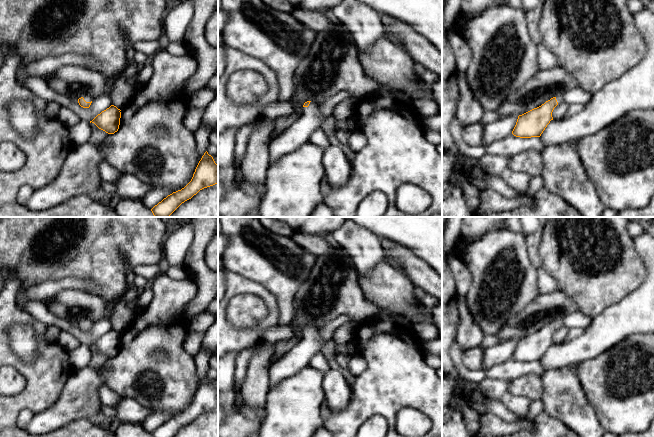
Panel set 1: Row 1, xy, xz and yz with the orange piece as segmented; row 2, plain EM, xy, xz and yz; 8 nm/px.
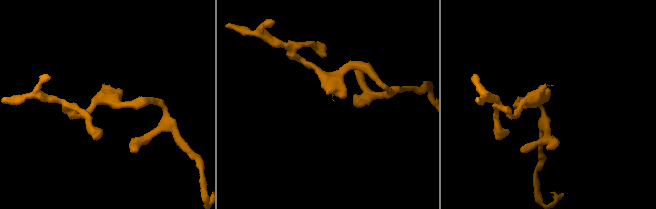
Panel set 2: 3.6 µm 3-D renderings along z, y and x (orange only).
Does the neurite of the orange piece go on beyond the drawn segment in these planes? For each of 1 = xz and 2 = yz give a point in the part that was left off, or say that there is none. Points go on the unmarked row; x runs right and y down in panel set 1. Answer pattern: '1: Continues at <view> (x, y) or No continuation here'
1: Continues at xz (298, 357)
2: Continues at yz (577, 319)

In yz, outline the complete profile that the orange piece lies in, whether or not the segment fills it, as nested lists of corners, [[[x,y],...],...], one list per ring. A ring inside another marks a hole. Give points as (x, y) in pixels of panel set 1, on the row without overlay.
[[[580,311],[560,317],[541,330],[519,339],[512,358],[520,362],[540,361],[550,345],[553,344],[552,336],[559,327],[587,329],[592,320],[591,317]]]

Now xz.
[[[313,325],[305,326],[300,341],[271,364],[268,368],[270,388],[308,366],[312,356],[321,351],[324,343],[319,340],[317,331]]]

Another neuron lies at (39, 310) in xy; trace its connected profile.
[[[29,301],[23,309],[47,327],[55,326],[60,330],[70,332],[79,340],[80,344],[92,345],[98,338],[112,329],[110,318],[105,317],[94,322],[89,332],[83,332],[78,326],[73,326],[72,323],[66,319],[54,315],[48,309],[46,303],[41,301]]]

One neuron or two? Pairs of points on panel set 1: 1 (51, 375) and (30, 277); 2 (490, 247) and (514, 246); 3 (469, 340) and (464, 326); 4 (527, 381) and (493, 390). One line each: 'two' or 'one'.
1: two
2: one
3: one
4: two

